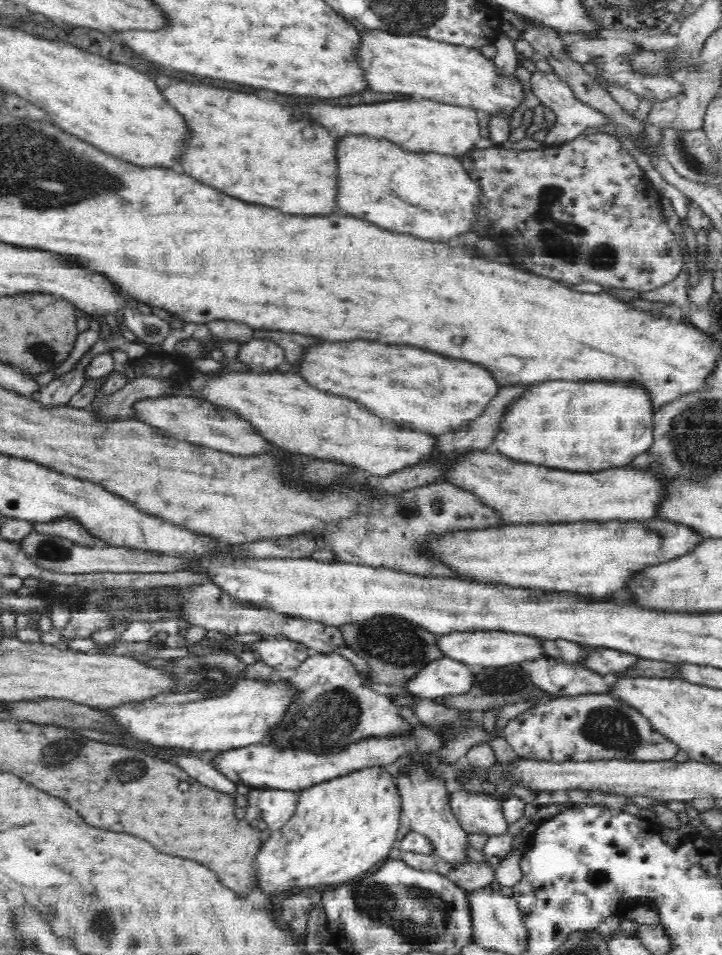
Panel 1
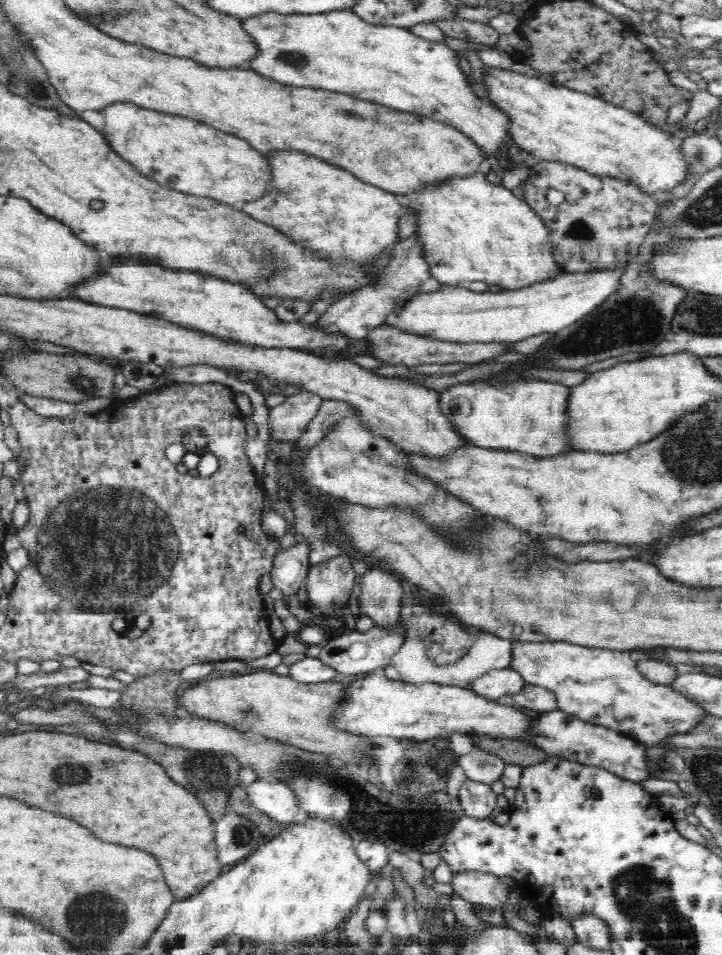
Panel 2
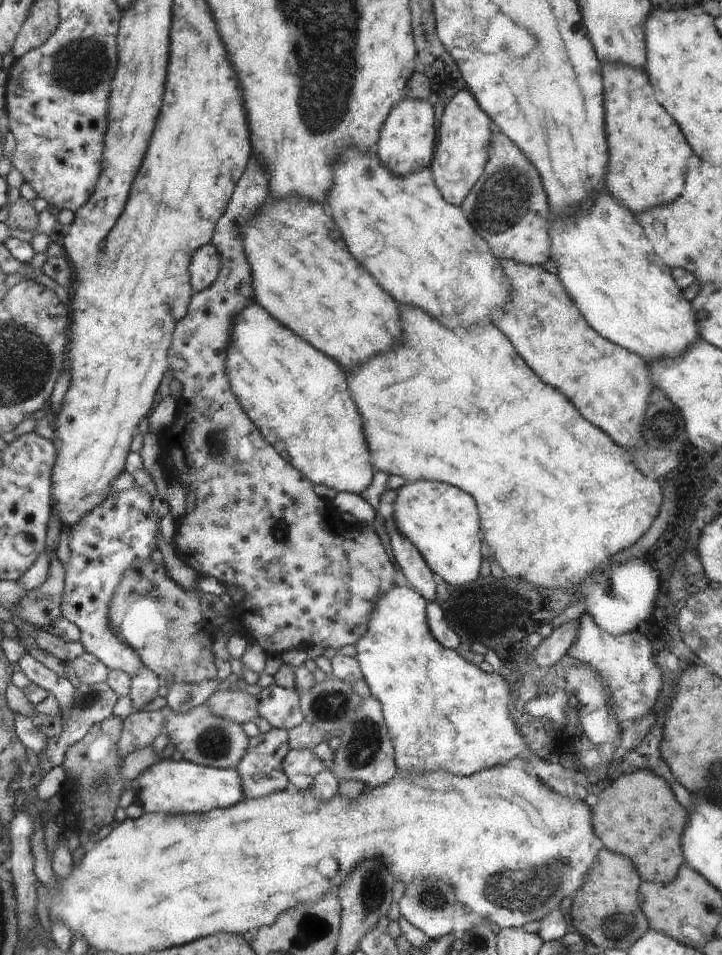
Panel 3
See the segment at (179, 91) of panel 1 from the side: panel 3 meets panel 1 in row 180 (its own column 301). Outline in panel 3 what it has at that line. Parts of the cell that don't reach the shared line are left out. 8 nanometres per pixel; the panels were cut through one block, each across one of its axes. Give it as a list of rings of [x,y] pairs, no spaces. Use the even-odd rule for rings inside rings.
[[[298,198],[268,204],[248,222],[244,232],[248,264],[252,270],[256,270],[256,300],[260,306],[264,306],[264,310],[268,310],[268,314],[276,314],[284,326],[292,326],[296,334],[304,334],[304,338],[308,338],[316,350],[332,354],[336,362],[352,372],[374,356],[392,352],[396,340],[402,338],[398,304],[348,252],[338,226],[320,204]]]

